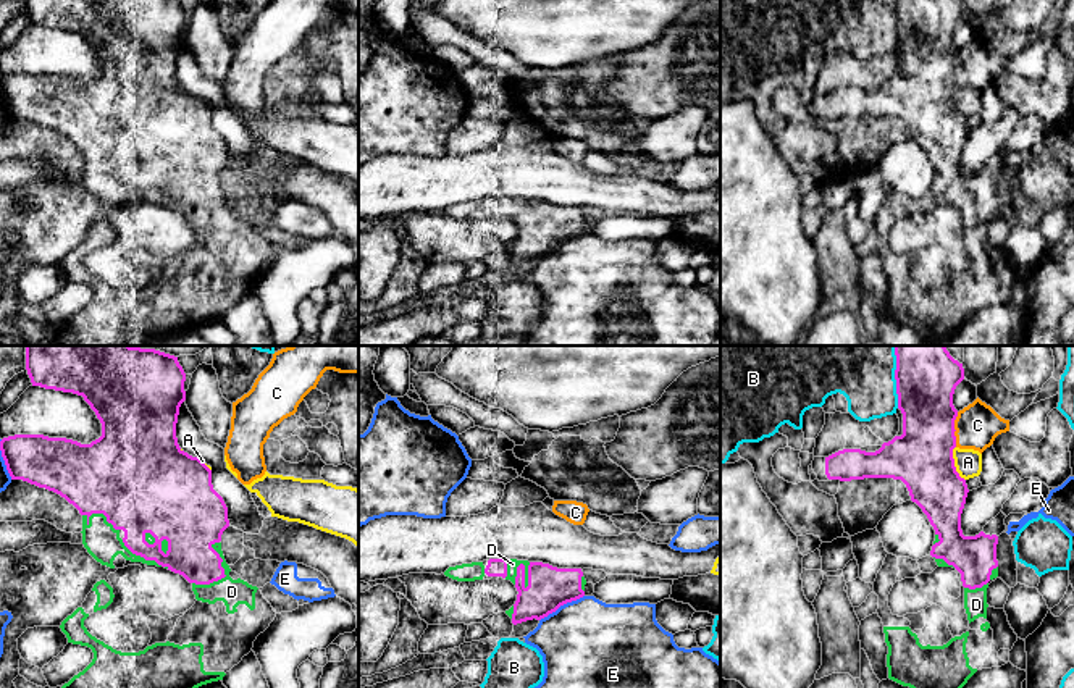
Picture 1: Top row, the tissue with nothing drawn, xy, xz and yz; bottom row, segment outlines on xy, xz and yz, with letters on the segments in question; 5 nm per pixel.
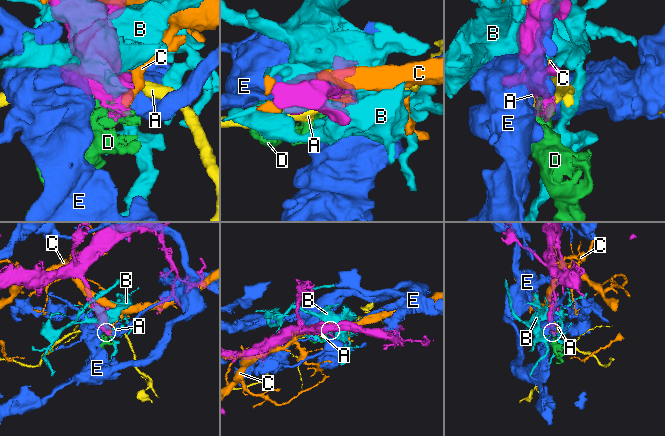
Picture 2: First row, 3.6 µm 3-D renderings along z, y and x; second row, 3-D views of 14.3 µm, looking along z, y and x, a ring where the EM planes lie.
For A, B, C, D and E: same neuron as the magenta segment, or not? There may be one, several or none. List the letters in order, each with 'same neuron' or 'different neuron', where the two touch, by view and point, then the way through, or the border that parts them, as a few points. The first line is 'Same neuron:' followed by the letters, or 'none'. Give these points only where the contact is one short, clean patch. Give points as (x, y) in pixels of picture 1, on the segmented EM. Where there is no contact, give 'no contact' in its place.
Same neuron: D
A: different neuron | yz (953, 464)
B: different neuron | yz (895, 377)
C: different neuron | yz (955, 430)
D: same neuron | xy (223, 574)
E: different neuron | xz (561, 604)

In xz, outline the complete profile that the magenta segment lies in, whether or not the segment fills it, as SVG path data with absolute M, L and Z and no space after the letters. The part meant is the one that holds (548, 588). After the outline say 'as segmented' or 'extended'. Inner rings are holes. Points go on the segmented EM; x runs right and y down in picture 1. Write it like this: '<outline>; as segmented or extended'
M489 559L483 562L449 567L446 577L457 581L475 581L488 577L510 580L518 594L515 604L506 610L512 623L541 620L560 606L585 596L586 580L581 568L557 568L543 562L517 559Z; extended

